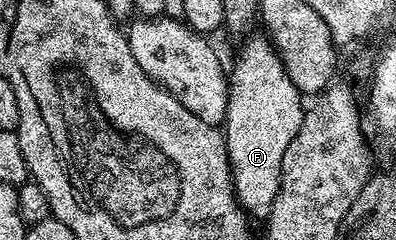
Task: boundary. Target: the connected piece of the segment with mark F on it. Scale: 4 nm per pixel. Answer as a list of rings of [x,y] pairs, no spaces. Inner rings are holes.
[[[249,38],[245,39],[234,67],[231,65],[228,70],[230,95],[226,101],[224,133],[238,203],[251,219],[266,220],[280,192],[284,152],[288,152],[288,144],[296,140],[296,132],[302,127],[304,98],[296,84],[288,80],[288,72],[284,72],[284,64],[270,39]]]

